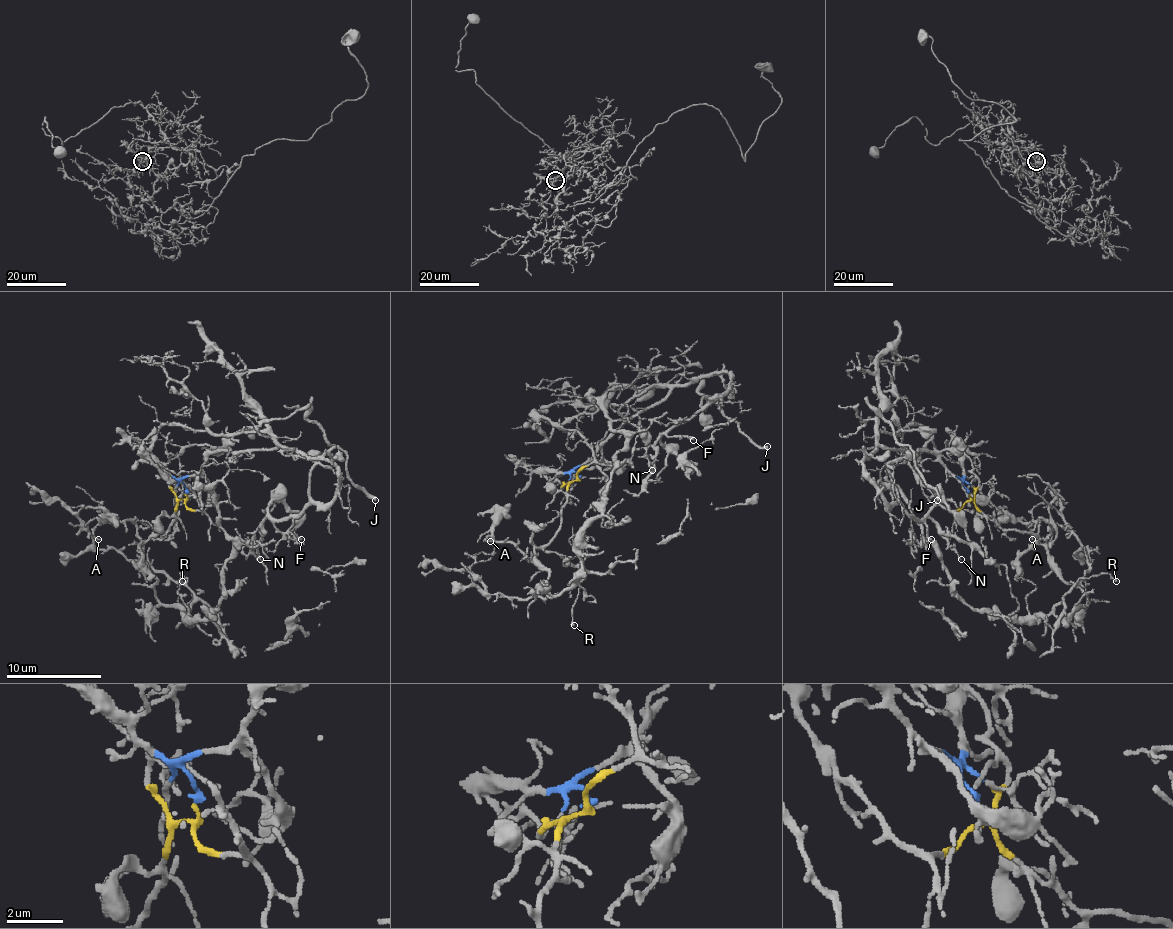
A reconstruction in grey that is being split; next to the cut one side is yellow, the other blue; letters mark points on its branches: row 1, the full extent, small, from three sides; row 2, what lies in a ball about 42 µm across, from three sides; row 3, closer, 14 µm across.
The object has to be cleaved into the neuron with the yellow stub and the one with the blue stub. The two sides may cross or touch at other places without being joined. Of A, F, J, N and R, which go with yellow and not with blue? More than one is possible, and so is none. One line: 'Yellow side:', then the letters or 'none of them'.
Yellow side: A, R

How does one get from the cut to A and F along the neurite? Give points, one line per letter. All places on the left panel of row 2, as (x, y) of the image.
A: (184, 493), (168, 529), (156, 534), (135, 517), (104, 520), (97, 527), (94, 536), (99, 539)
F: (184, 493), (182, 479), (218, 451), (282, 446), (332, 463), (337, 493), (275, 524), (301, 539)

